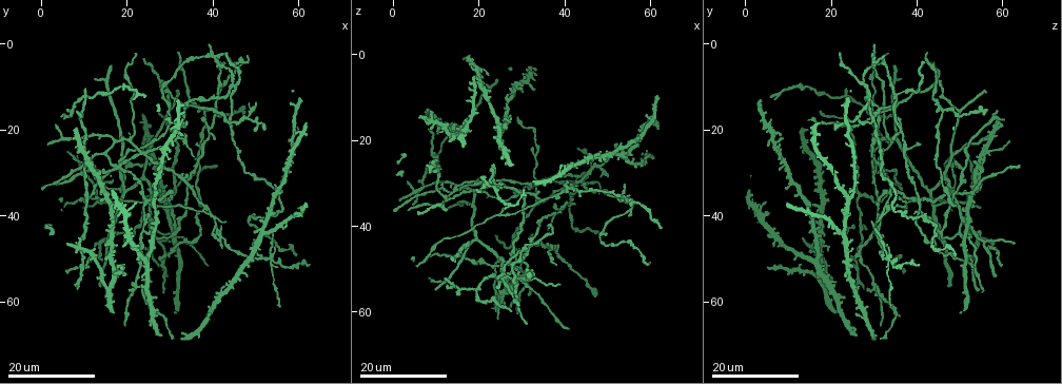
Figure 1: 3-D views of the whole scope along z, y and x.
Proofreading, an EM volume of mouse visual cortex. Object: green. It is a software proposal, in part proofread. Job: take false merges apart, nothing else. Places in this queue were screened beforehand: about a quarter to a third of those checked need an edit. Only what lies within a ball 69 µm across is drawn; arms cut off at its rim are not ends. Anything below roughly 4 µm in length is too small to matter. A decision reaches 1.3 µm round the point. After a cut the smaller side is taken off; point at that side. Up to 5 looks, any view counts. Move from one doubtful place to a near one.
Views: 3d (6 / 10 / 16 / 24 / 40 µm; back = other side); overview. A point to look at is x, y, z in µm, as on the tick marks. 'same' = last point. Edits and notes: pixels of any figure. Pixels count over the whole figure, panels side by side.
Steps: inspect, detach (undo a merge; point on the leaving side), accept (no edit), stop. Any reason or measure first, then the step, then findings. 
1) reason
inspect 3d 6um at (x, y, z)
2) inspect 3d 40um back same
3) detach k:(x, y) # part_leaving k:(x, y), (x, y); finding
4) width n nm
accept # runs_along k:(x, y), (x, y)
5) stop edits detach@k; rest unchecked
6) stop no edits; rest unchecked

three arms meet
inspect 3d 16um at (37.0, 24.0, 37.5)

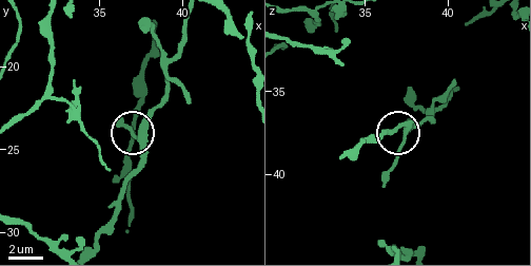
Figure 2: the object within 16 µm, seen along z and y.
inspect 3d 6um at (37.5, 24.3, 37.5)

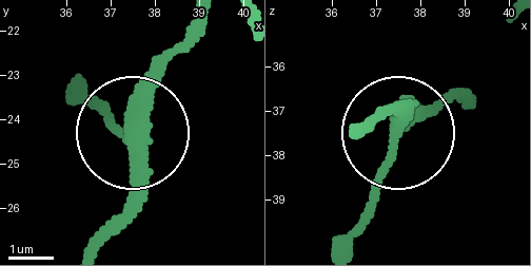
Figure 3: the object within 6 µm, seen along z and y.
width 320 nm
accept # runs_along 3:(93, 241), (126, 195), (131, 105), (179, 52); continuous, no second neuron

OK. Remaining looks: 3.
inspect 3d 24um at (24.5, 25.5, 29.5)

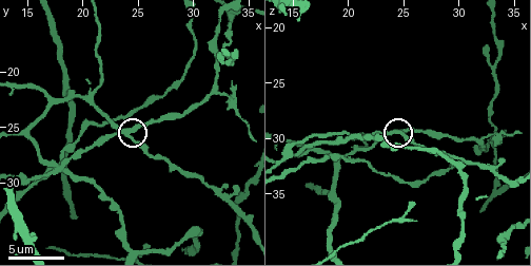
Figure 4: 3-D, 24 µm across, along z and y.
inspect 3d 10um at (24.4, 26.0, 29.4)

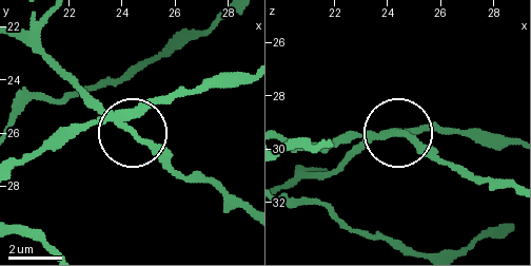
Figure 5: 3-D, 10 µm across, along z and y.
arms 3
detach 5:(74, 137) # part_leaving 5:(112, 118), (130, 118), (218, 84), (246, 84); a second neuron is stuck on

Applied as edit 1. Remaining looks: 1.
three arms meet
inspect 3d 16um at (15.0, 26.0, 31.6)

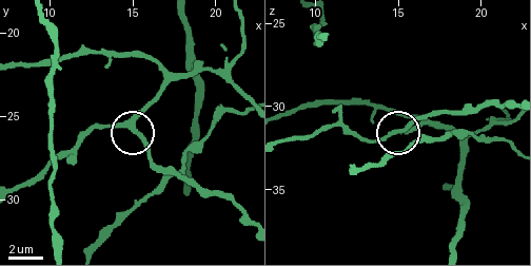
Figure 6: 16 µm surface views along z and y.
width 210 nm
accept # continuous, no second neuron

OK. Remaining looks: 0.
stop edits detach@5; rest unchecked

